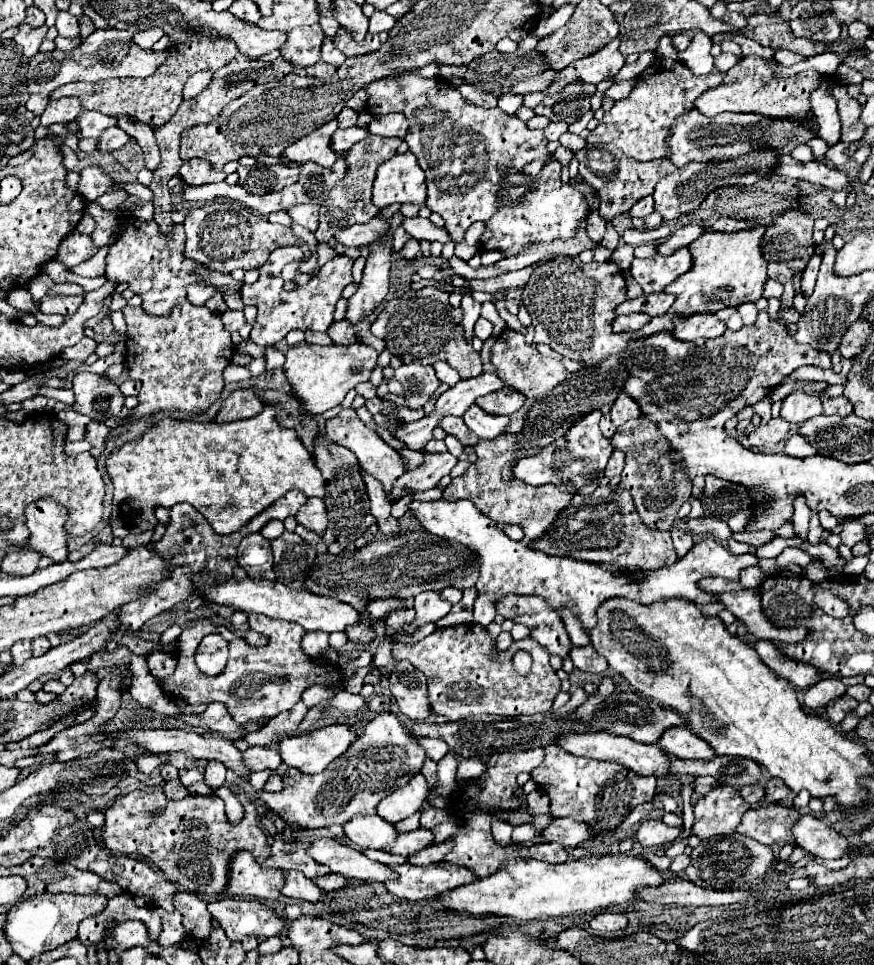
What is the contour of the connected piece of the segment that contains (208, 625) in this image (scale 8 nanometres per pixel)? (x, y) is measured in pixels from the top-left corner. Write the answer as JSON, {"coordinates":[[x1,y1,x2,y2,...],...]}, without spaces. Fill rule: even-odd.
{"coordinates":[[248,615,248,625,250,629,258,633,266,633,268,645,264,647,252,647,244,639,240,639,232,629,224,625,214,625,212,619,200,617,188,623,182,629,182,635,176,641,176,647,172,655,176,657,176,669,172,675,158,679,158,685,162,691,174,699,182,697,190,705,198,703,212,703,212,701,222,701,230,715,234,717,236,723,248,723,254,719,262,717,274,717,282,711,288,711,300,701,300,695,304,687,310,685,322,685,322,687,336,687,342,683,342,671,328,661,314,661,302,651,302,637,306,631,298,627,296,623,286,623,286,621,272,621,264,615],[202,633,220,633,228,643,230,643,230,657,224,667,224,671,216,677,208,677,200,673,200,669,194,663,194,653,200,643]]}

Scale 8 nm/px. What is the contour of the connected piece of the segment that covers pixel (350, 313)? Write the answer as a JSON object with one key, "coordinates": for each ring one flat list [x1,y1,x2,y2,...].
{"coordinates":[[386,237,372,243,372,251,370,251,370,257,366,259,360,287,348,299,346,317,352,325,358,323,368,313,372,313,376,309,376,305,382,303,382,299,386,297,388,285,390,285,388,283,390,253,392,253,392,245,390,245,390,241,386,241]]}

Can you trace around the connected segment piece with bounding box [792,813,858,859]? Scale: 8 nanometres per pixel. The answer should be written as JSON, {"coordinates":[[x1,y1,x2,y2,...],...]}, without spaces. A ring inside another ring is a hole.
{"coordinates":[[810,813,800,815,800,819,792,825,792,835,796,845,822,859,838,859,842,855,858,853,858,849,846,843,844,835,834,831,824,819,818,819]]}

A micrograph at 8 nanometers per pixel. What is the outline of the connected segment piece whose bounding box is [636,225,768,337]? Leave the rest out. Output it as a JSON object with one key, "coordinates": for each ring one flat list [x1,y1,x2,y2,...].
{"coordinates":[[756,225,752,229,736,231,736,233,718,233,704,231,694,243,690,243,690,251,694,255,694,267,674,279,664,291,674,293,676,301,670,311,662,317,654,317,646,327,636,331,638,337,646,337,658,331,670,329,670,315,690,315,690,313,714,313,724,307,736,307,746,301,756,301,762,297,766,287,766,259,762,257,762,237,766,233,766,225]]}

